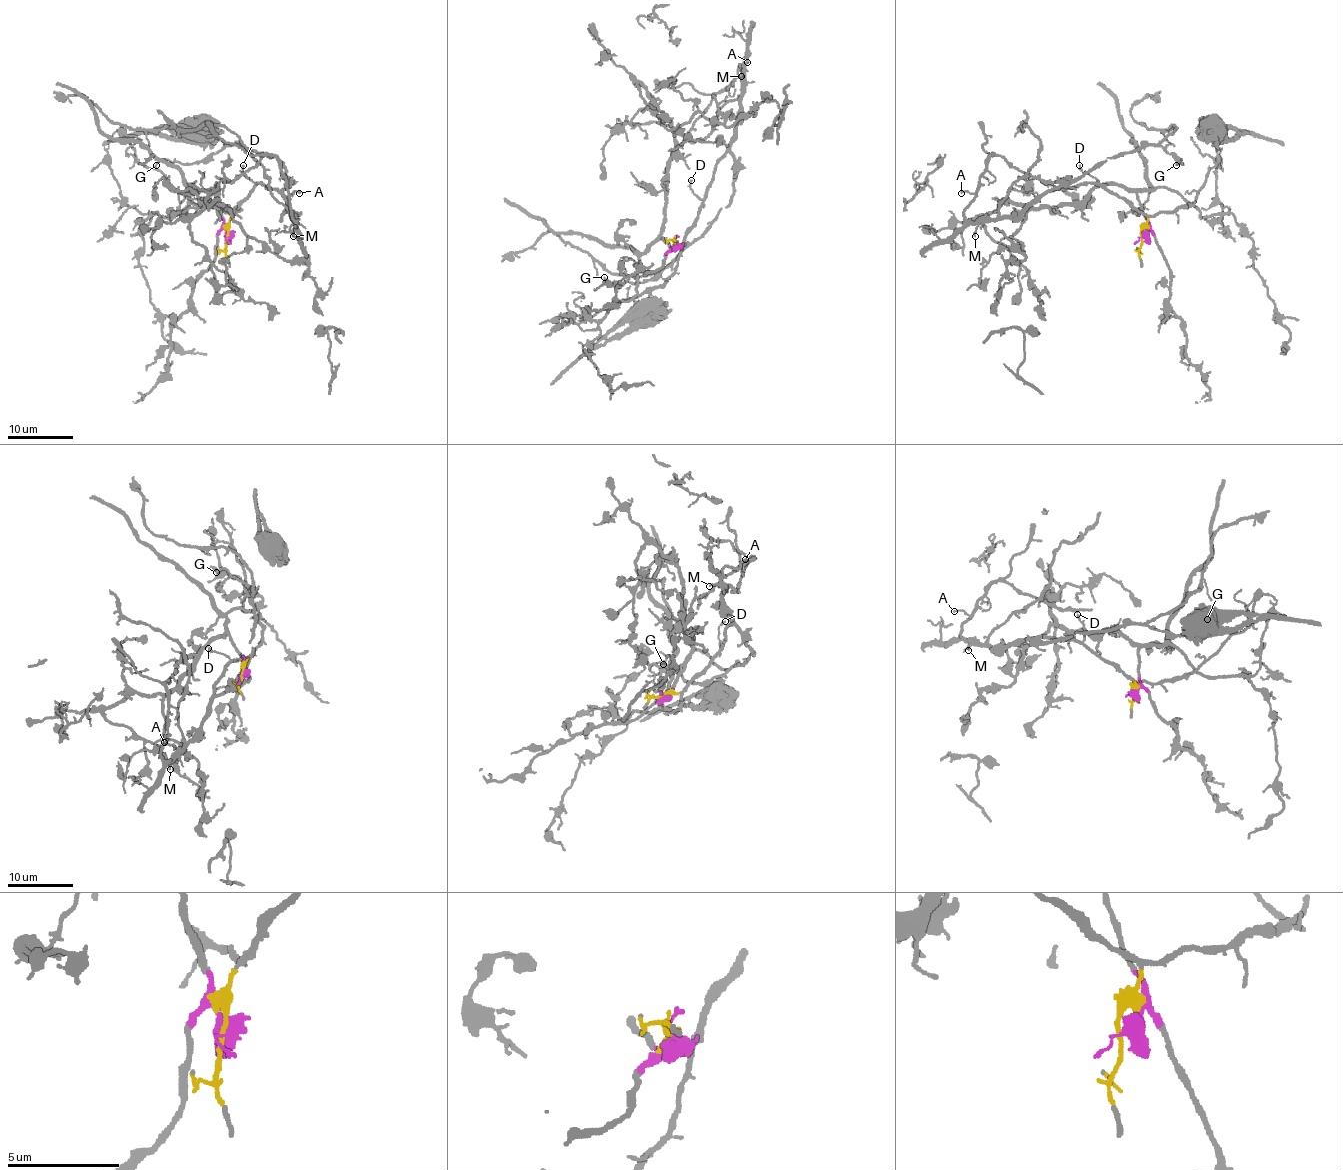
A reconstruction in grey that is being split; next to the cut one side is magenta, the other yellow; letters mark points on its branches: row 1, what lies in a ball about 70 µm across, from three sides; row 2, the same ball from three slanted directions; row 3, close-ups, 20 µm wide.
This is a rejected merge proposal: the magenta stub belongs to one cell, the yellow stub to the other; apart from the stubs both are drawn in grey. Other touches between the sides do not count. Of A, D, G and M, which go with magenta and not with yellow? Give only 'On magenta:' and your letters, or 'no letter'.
On magenta: no letter

